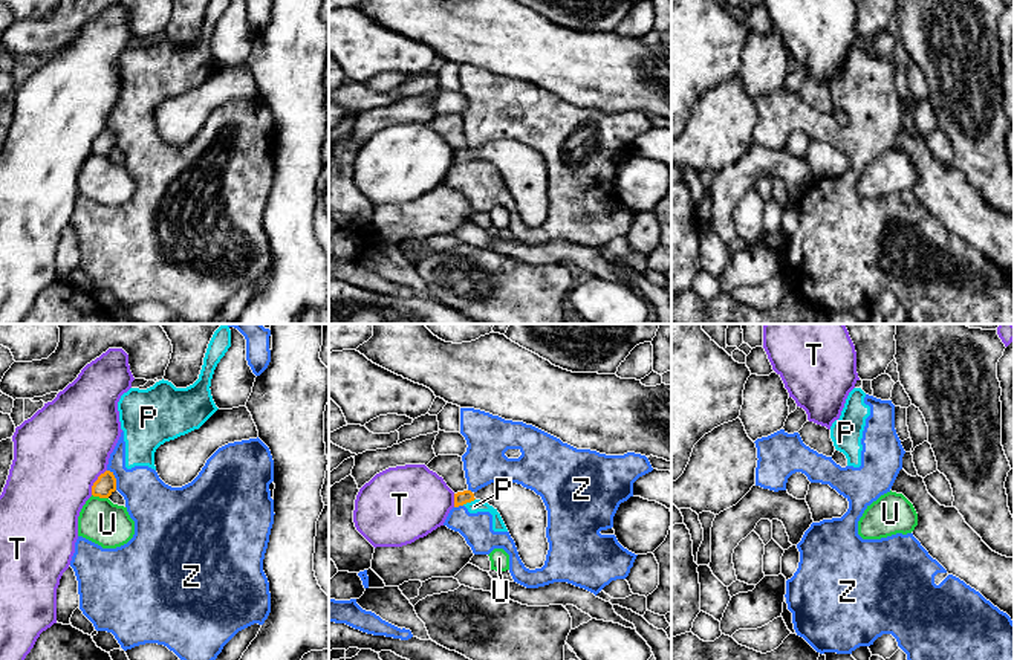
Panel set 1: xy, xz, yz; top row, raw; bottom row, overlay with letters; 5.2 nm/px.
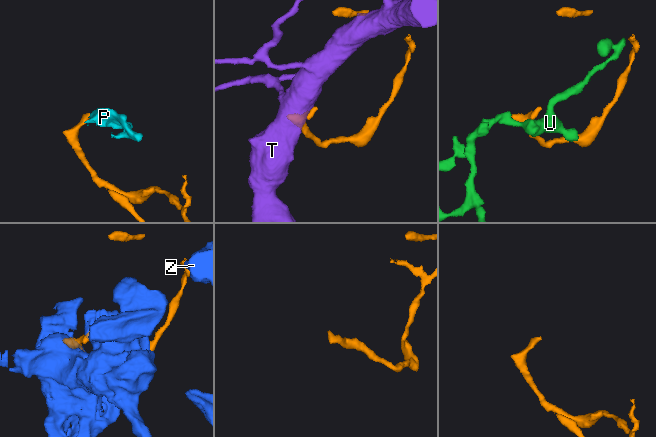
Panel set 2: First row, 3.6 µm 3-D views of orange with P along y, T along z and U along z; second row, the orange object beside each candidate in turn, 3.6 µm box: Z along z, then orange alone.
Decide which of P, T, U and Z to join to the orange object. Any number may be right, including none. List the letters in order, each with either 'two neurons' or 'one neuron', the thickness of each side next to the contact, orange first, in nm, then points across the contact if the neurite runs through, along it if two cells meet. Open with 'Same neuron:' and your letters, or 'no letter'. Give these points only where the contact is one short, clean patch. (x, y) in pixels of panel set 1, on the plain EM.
Same neuron: no letter
P: two neurons; calibres 70 and 70 nm; border xz (474, 156), (462, 162)
T: two neurons; calibres 110 and 480 nm
U: two neurons; calibres 110 and 240 nm; border xy (92, 152), (107, 156)
Z: two neurons; calibres 110 and 260 nm

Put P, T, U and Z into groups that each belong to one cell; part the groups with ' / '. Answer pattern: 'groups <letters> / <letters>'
groups P Z / T / U

